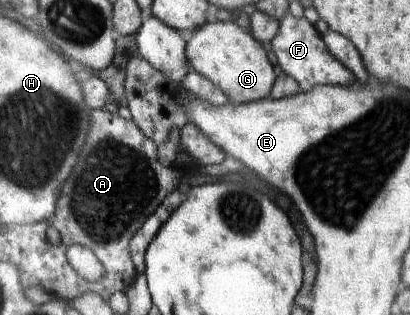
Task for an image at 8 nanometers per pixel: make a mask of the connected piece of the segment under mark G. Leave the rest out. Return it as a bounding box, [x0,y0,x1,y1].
[186,20,276,105]

